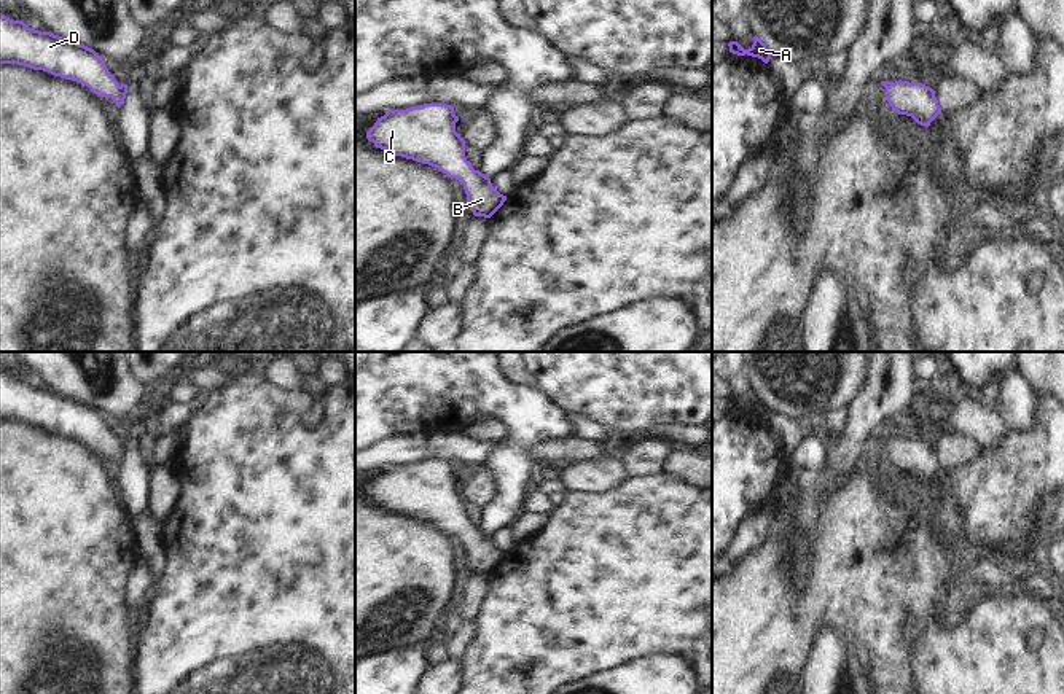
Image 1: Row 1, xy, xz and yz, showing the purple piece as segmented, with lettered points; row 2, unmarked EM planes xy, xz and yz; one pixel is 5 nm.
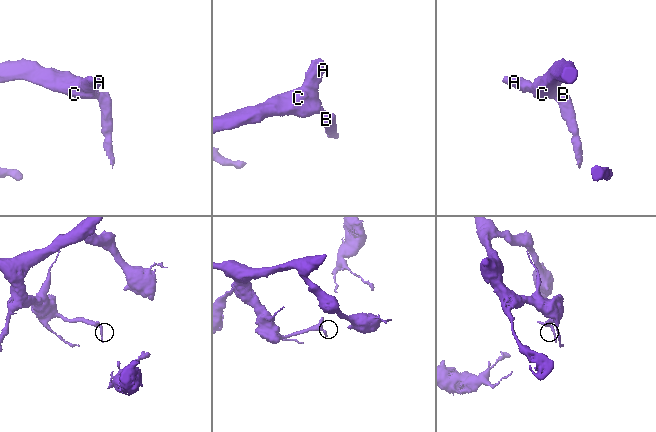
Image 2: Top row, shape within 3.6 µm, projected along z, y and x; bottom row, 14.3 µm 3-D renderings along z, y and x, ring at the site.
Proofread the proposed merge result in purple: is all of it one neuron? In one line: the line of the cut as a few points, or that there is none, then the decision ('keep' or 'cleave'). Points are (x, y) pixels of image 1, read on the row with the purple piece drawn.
no cut; keep

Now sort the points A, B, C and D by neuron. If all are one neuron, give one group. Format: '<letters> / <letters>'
A B C D

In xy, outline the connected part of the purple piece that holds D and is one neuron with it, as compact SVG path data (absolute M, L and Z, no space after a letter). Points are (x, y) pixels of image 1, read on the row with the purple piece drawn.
M0 14L0 64L18 64L81 83L94 94L110 97L118 108L127 94L127 84L118 84L94 49L30 29L5 14Z

